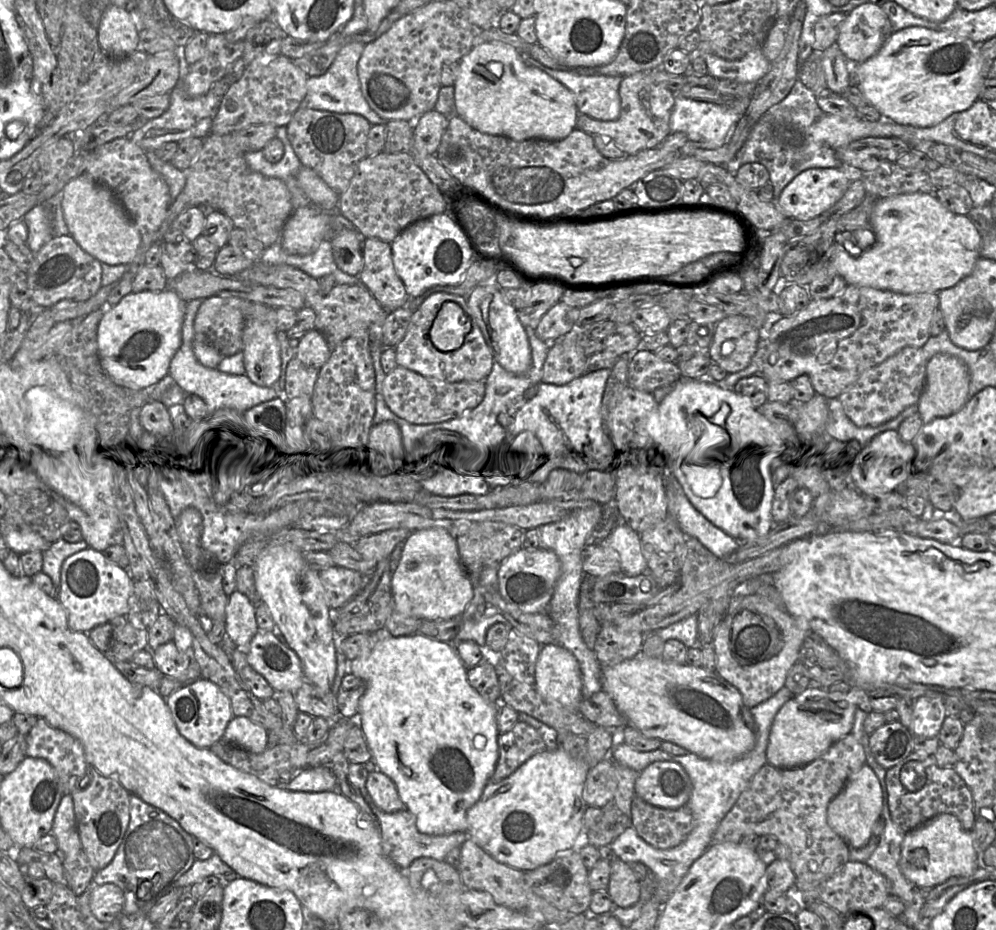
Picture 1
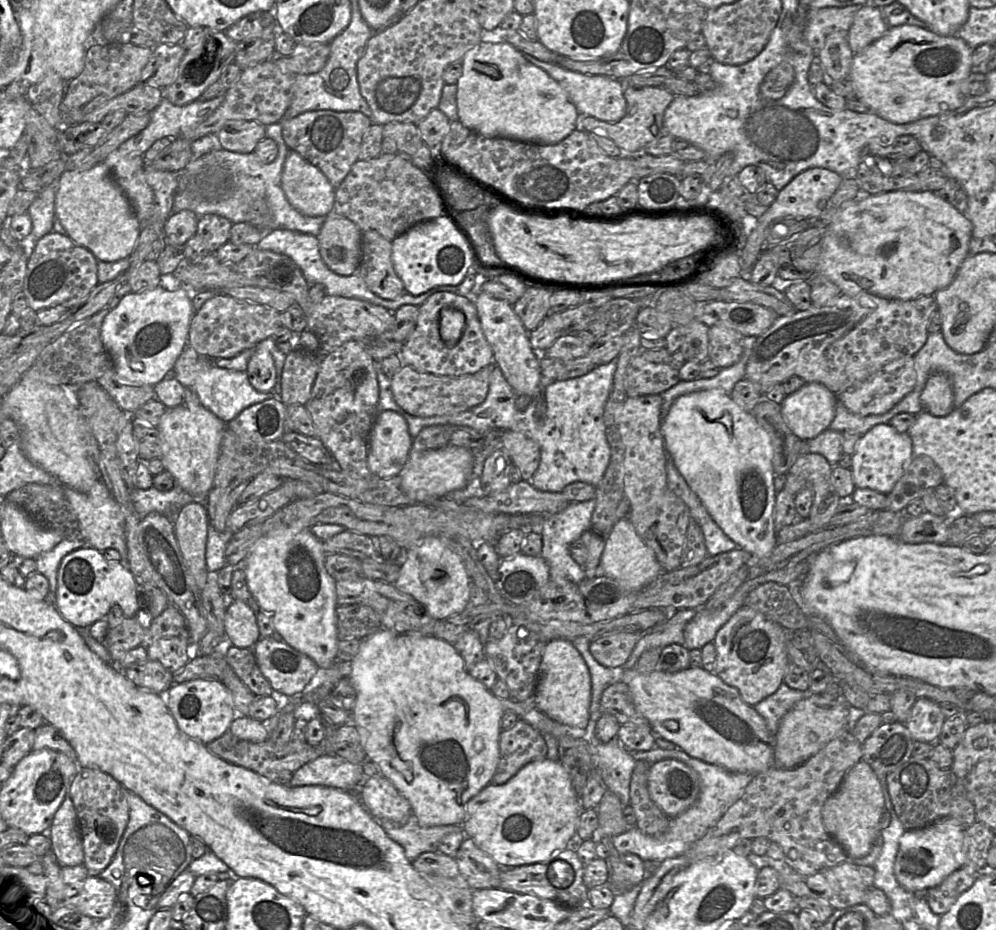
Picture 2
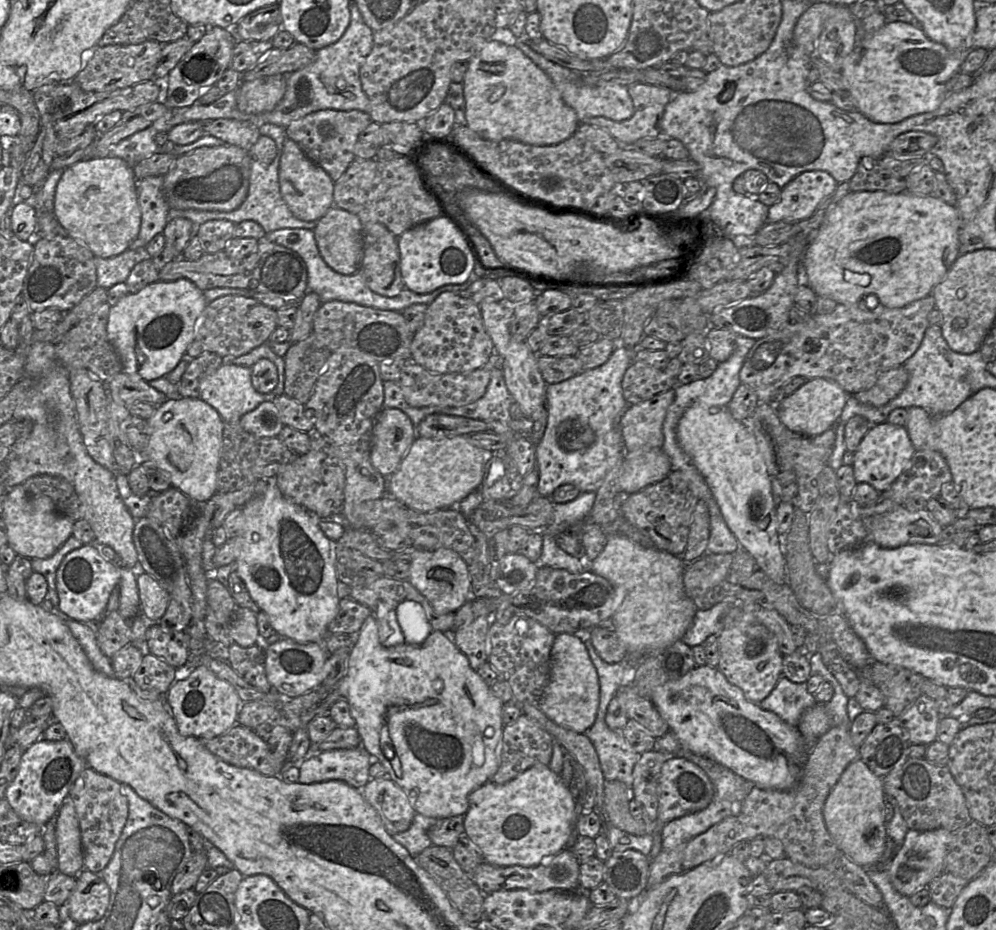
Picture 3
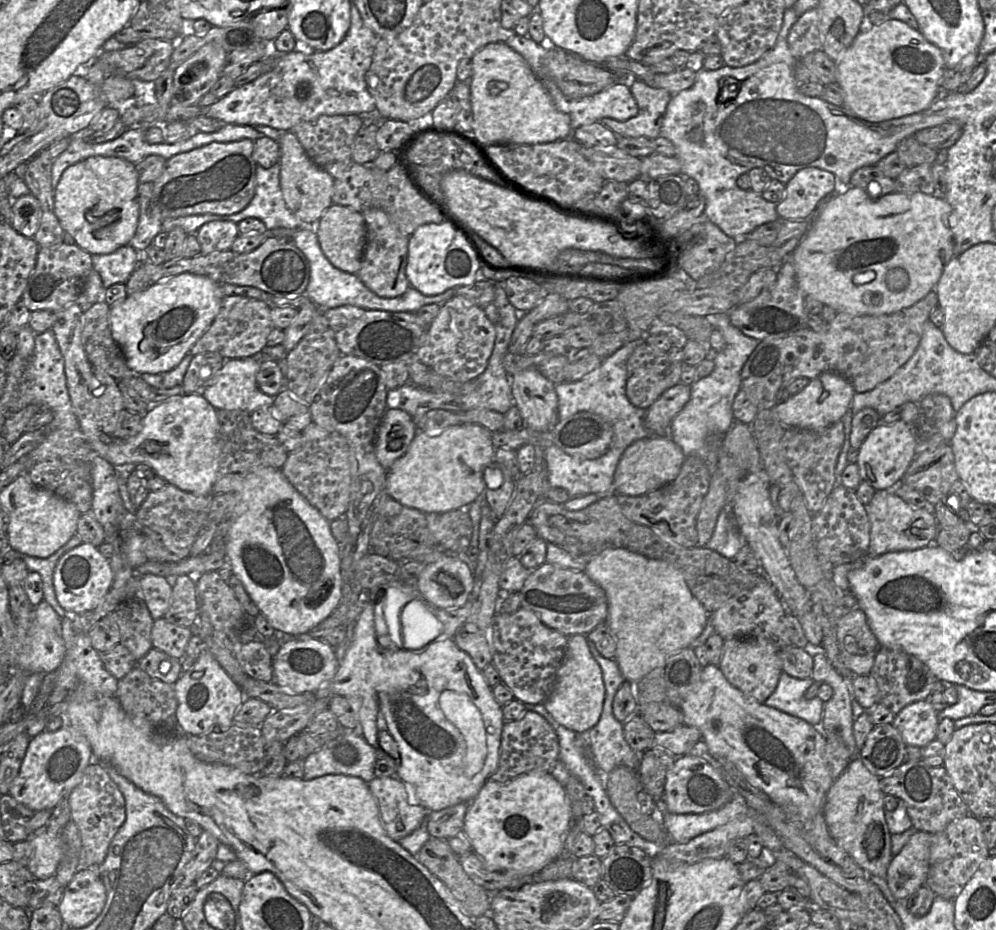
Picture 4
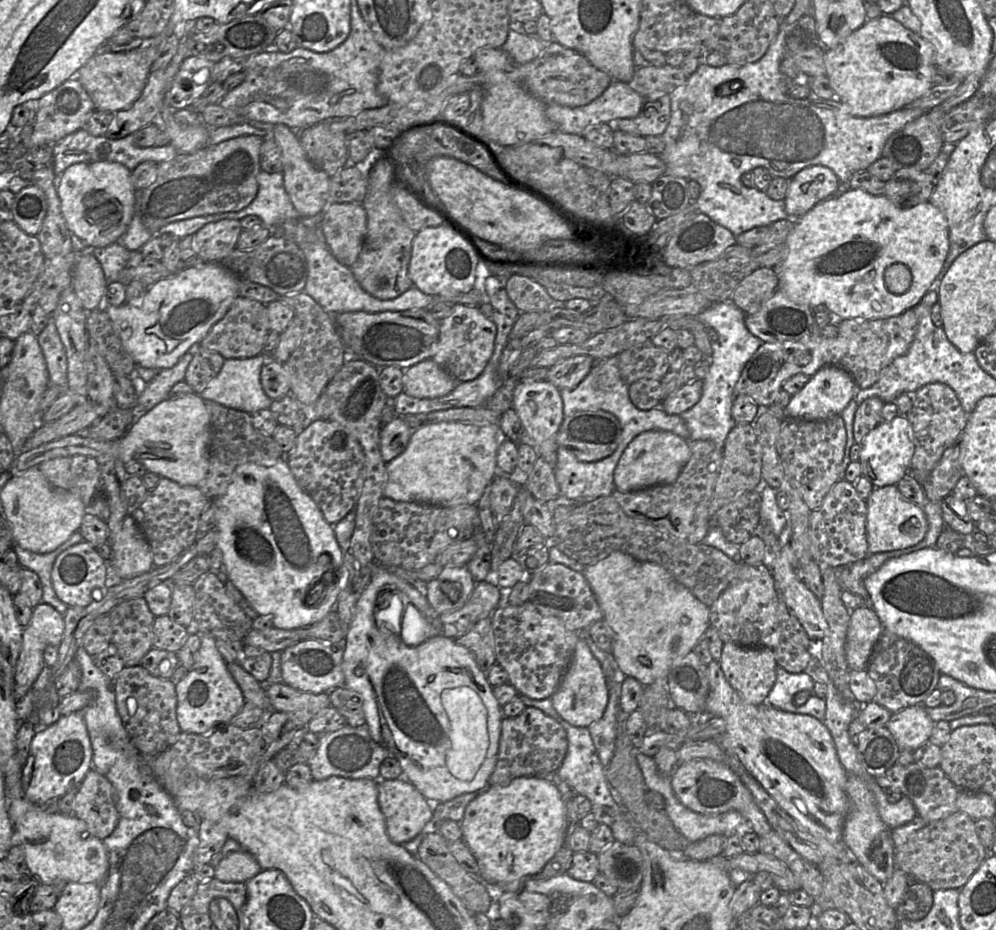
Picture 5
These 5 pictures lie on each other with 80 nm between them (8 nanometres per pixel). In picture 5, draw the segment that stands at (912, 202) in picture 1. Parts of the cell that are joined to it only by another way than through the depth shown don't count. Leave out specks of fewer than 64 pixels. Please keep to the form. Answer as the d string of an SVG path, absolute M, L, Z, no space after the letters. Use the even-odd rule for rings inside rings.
M850 189L843 194L835 194L817 203L805 215L794 219L794 227L786 239L786 253L781 262L774 267L778 277L778 289L783 291L792 301L810 308L825 308L837 320L857 319L875 320L884 319L902 314L908 309L915 307L923 296L935 286L935 279L940 273L949 251L948 223L943 212L932 205L929 201L919 203L908 209L895 207L884 195L873 196L862 189ZM894 263L905 264L911 271L912 283L910 288L901 295L888 291L884 282L884 272L887 267Z

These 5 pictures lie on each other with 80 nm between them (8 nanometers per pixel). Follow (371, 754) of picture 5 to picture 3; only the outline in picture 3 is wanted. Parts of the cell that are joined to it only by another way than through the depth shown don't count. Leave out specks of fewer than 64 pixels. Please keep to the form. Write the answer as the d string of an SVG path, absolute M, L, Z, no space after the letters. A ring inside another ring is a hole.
M311 743L310 754L303 759L297 766L299 767L298 782L302 784L312 784L328 780L341 780L356 789L362 789L370 779L369 767L372 763L372 756L359 746L354 749L335 749L328 751L319 751Z

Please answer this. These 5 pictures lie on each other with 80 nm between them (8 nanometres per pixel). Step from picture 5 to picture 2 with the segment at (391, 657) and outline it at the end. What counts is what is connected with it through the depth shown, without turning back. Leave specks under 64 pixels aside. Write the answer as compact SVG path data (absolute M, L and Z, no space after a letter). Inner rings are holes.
M381 628L361 640L358 653L349 663L348 677L356 692L351 722L358 730L367 760L374 762L379 767L381 775L387 778L409 801L412 813L421 826L462 825L463 827L466 803L492 782L500 760L499 739L502 731L501 719L506 710L503 702L505 699L498 698L469 674L464 659L453 644L433 635L423 635L419 631L396 633Z

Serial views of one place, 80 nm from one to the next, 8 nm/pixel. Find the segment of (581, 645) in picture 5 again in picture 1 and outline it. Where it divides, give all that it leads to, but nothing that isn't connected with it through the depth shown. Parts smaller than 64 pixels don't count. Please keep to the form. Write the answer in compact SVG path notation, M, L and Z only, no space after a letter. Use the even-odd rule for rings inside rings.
M557 643L542 645L536 664L535 688L547 701L558 701L572 712L578 712L584 699L583 679L577 658Z

